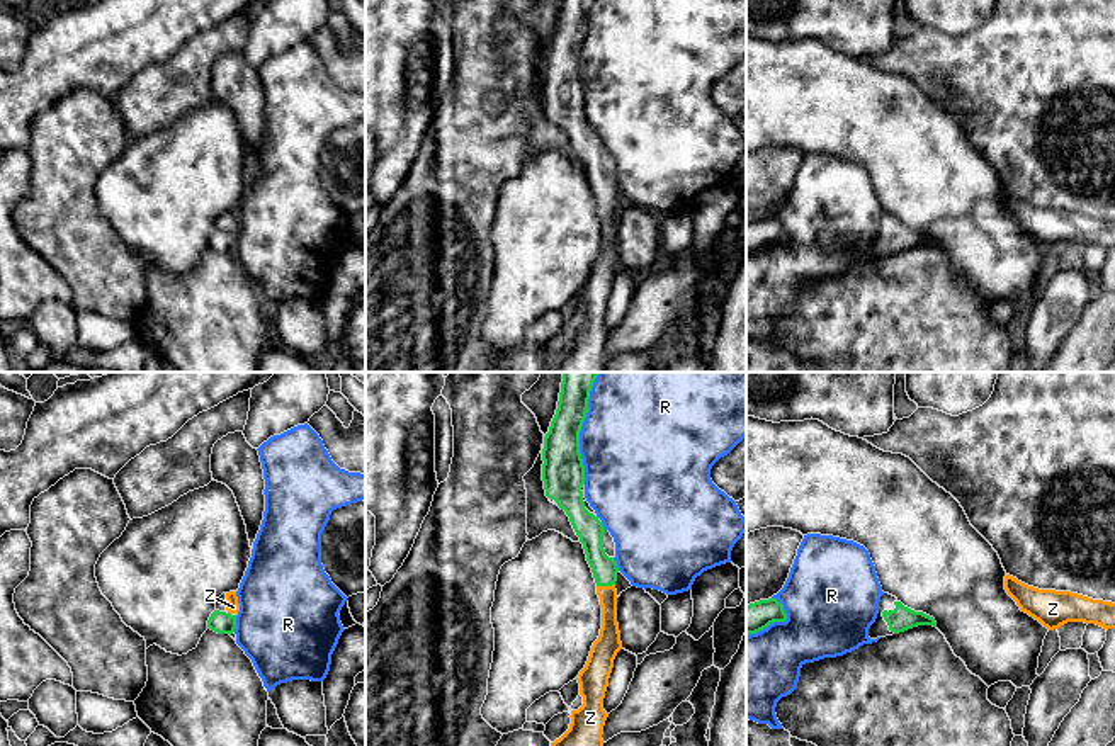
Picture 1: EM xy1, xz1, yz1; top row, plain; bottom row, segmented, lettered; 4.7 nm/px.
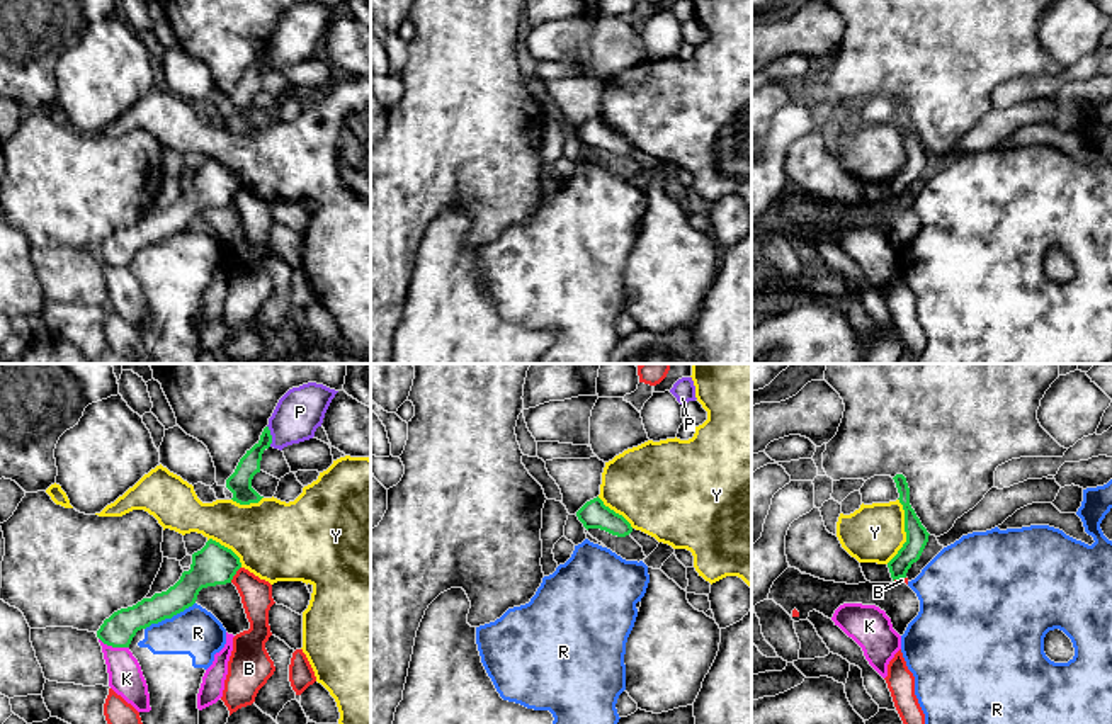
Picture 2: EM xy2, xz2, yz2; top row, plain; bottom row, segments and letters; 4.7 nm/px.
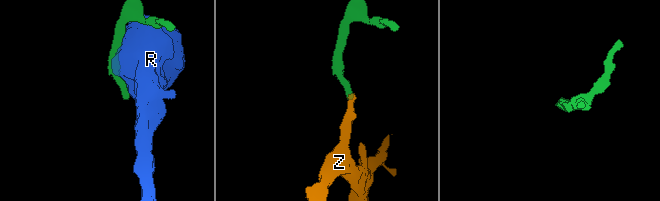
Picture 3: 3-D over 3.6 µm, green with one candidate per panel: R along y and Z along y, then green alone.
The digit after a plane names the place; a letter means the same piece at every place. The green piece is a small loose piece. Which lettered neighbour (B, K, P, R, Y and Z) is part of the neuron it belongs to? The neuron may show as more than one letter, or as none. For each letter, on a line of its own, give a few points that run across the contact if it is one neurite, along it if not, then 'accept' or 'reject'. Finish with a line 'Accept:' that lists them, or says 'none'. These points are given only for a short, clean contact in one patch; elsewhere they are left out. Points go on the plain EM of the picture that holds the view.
B: line xy2 (240, 186), (230, 201); reject
K: line xy2 (99, 257), (107, 264), (128, 267); reject
P: line xy2 (267, 45), (271, 65); reject
R: reject
Y: line yz2 (898, 118), (903, 128), (905, 162), (886, 182); reject
Z: line xz1 (604, 187), (605, 204), (609, 216), (609, 257); accept
Accept: Z

